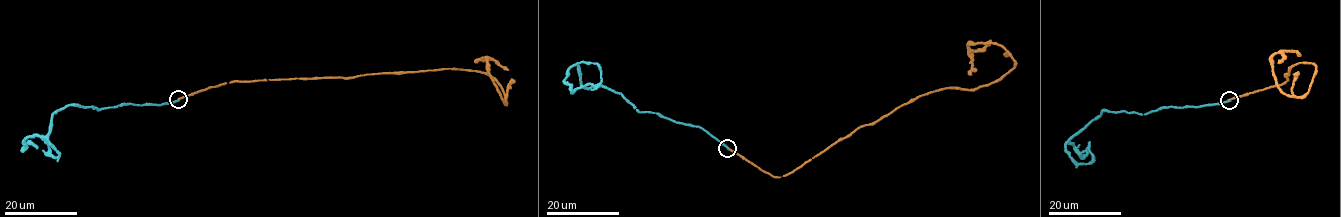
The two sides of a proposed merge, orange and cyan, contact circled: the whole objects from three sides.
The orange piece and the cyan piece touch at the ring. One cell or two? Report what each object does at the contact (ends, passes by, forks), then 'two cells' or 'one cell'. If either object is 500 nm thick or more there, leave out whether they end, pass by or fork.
orange ends | cyan ends | two cells

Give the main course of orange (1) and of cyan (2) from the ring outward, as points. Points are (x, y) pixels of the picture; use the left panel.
1: (178, 99), (233, 81), (457, 68), (487, 74), (501, 86), (507, 103), (489, 75), (488, 58), (474, 62)
2: (178, 99), (99, 110), (67, 105), (54, 111), (48, 132), (57, 157), (49, 153), (42, 135)

